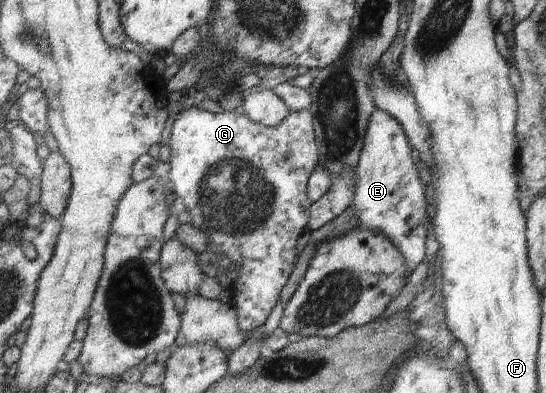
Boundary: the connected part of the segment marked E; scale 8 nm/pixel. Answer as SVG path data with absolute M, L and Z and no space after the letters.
M378 109L371 118L365 147L357 166L357 189L355 204L361 226L382 231L398 245L409 260L411 272L416 270L428 256L431 217L428 214L426 186L414 162L414 148L405 126L397 117L384 109Z

